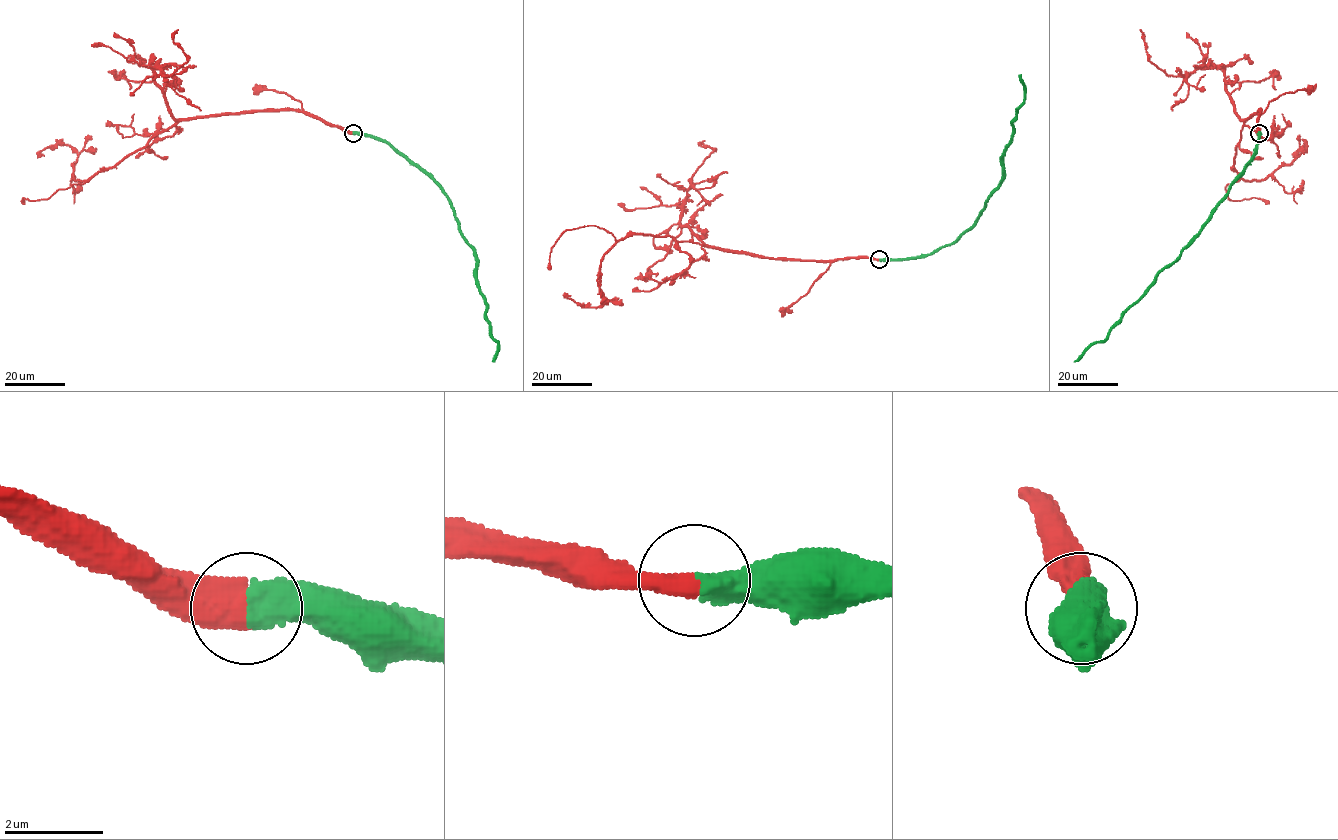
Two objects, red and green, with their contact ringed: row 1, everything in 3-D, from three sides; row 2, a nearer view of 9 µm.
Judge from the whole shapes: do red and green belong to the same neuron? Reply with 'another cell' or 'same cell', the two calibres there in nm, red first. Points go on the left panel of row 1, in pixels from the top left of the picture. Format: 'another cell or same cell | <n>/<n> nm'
same cell | 550/650 nm

